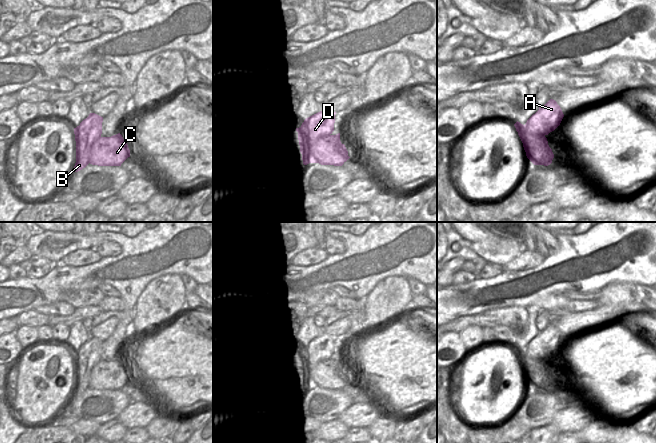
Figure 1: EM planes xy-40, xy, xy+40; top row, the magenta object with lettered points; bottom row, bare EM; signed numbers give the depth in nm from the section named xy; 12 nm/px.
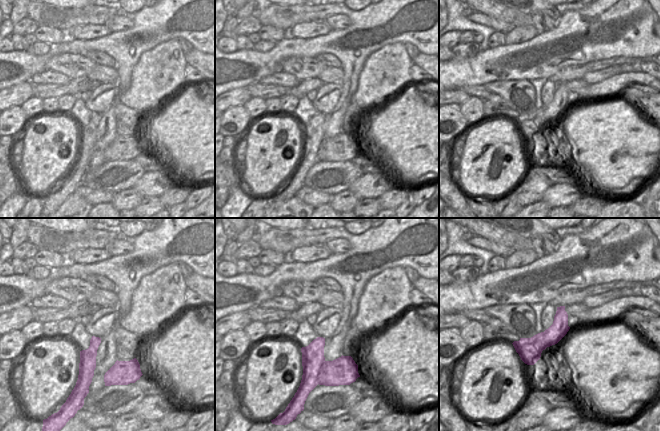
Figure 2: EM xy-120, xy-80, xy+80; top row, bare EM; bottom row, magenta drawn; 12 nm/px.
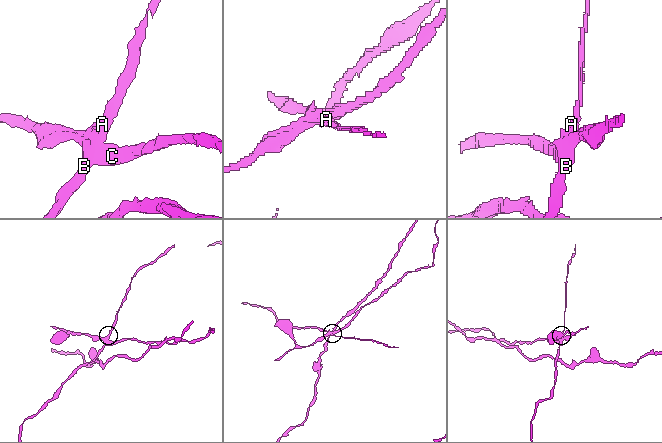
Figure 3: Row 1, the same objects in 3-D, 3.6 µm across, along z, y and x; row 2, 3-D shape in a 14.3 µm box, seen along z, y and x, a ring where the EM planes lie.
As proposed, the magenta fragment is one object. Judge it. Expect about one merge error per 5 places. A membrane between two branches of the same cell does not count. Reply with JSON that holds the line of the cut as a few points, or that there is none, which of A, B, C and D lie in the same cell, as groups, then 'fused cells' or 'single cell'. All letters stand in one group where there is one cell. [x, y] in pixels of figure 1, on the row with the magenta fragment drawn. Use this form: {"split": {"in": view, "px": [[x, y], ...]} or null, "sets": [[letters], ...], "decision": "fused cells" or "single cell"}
{"split": {"in": "xy", "px": [[329, 134], [320, 137], [315, 142], [310, 150], [310, 162]]}, "sets": [["A", "B", "D"], ["C"]], "decision": "fused cells"}

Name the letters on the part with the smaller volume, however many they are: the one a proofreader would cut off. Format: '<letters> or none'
A, B, D

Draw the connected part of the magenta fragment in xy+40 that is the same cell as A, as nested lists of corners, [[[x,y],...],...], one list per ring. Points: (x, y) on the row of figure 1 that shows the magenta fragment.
[[[550,99],[527,120],[527,131],[537,136],[548,135],[560,125],[563,117],[560,106],[555,100]]]

